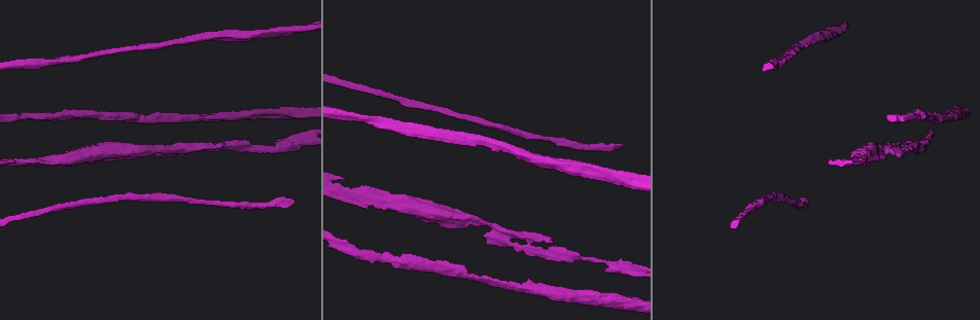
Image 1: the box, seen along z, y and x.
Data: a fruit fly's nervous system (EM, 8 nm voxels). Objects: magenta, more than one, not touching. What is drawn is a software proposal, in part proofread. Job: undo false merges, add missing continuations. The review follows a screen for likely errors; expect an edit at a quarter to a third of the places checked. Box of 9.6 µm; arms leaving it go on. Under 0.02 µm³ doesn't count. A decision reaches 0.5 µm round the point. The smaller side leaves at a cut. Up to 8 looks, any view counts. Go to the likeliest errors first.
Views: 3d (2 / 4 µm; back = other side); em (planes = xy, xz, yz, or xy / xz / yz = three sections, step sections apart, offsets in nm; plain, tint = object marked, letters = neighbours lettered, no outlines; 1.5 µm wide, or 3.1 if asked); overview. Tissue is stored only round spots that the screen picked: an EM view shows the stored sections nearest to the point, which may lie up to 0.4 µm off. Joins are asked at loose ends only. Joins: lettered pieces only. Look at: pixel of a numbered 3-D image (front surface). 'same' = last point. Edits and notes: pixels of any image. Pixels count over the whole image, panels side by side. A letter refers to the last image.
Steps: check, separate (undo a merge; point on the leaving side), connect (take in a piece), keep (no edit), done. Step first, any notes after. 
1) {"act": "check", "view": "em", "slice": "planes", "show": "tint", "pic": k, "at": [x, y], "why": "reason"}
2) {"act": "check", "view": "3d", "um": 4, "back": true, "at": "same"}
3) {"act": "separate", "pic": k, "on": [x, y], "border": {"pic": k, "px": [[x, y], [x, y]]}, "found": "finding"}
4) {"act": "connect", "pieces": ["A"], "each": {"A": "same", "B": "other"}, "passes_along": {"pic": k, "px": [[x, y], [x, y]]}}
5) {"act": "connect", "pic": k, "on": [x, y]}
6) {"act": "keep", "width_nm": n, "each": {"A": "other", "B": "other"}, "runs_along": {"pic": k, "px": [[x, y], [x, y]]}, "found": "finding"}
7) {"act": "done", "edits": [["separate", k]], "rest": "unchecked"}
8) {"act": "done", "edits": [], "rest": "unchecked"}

{"act": "check", "view": "3d", "um": 4, "pic": 1, "at": [622, 144]}

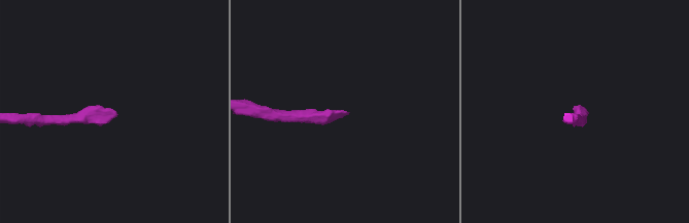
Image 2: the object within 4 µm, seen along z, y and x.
{"act": "check", "view": "em", "slice": "planes", "show": "plain", "pic": 2, "at": [349, 112], "why": "shape alone is not enough"}

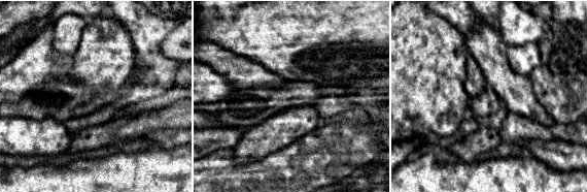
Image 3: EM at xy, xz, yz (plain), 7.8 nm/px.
{"act": "check", "view": "em", "slice": "planes", "show": "letters", "at": "same", "why": "what lies round it"}

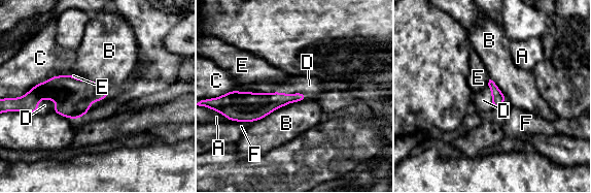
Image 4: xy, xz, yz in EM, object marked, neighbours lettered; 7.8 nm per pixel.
{"act": "connect", "pieces": ["D"], "each": {"A": "other", "B": "other", "C": "other", "D": "same", "E": "other", "F": "other"}, "passes_along": {"pic": 4, "px": [[59, 89], [57, 101], [44, 105]]}, "found": "the neuron continues"}

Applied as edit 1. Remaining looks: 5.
{"act": "check", "view": "overview", "why": "redraw"}

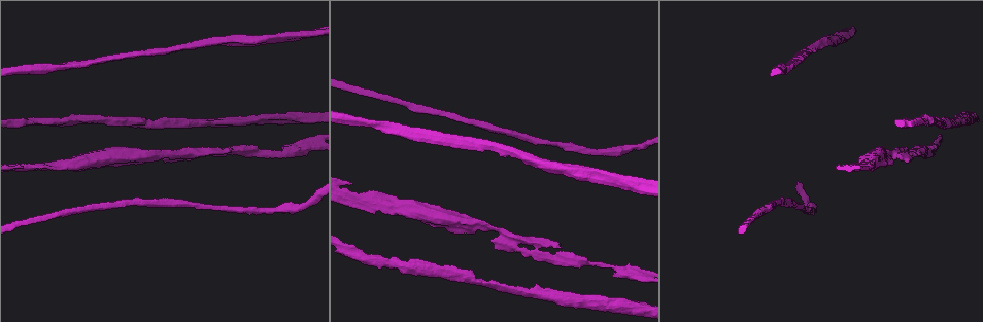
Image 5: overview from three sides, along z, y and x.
{"act": "check", "view": "em", "slice": "xy", "step": 4, "show": "tint", "pic": 5, "at": [224, 151], "why": "closes a loop"}

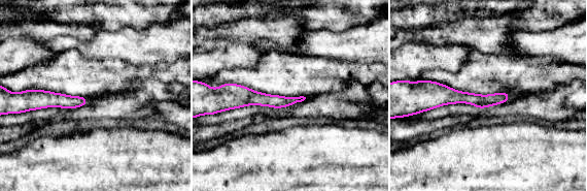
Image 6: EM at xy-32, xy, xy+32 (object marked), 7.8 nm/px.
{"act": "check", "view": "em", "slice": "xy", "step": 4, "show": "letters", "at": "same"}

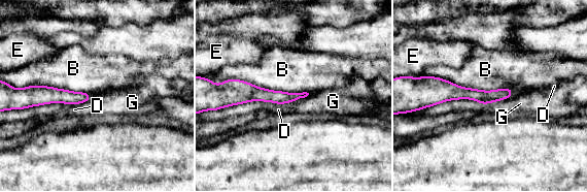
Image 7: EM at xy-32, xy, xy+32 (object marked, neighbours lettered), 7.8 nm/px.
{"act": "keep", "width_nm": 60, "each": {"B": "other", "D": "other", "E": "other", "G": "other"}, "runs_along": {"pic": 7, "px": [[430, 85], [476, 95], [509, 93]]}, "found": "all the same neuron"}

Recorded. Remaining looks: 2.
{"act": "done", "edits": [["connect", 4]], "rest": "unchecked"}

